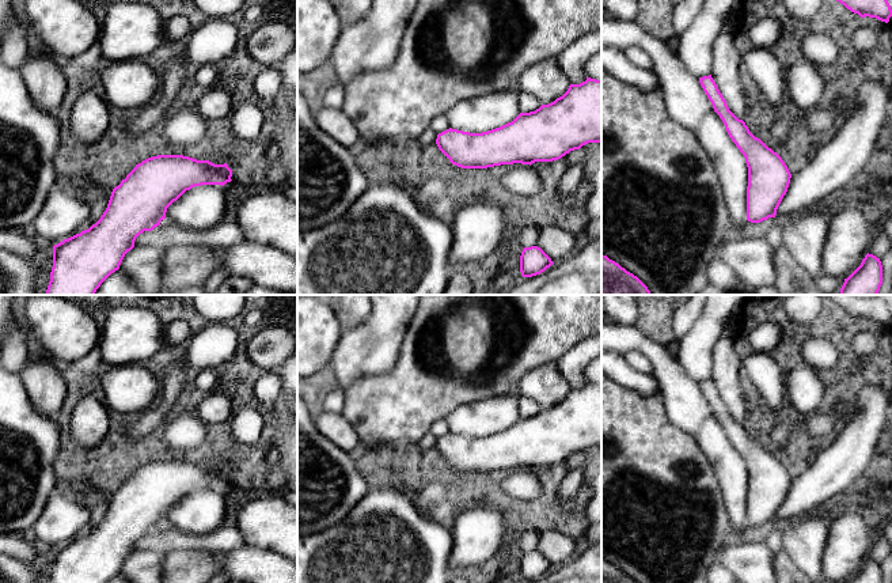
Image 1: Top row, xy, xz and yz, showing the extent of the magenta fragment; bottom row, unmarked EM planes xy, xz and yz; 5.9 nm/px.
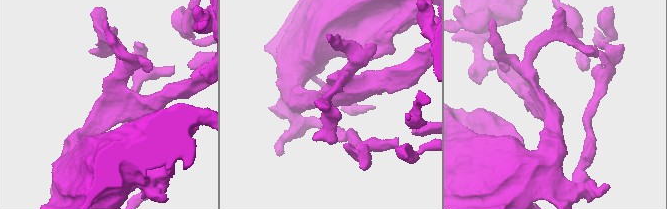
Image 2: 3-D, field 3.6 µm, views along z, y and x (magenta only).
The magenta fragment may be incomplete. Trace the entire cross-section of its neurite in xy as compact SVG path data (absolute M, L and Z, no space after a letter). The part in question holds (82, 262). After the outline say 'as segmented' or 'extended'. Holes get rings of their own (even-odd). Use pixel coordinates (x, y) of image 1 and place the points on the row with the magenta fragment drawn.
M157 155L143 160L115 186L100 219L81 231L53 246L53 268L46 295L95 295L100 284L115 270L136 238L152 231L166 219L167 208L186 190L201 185L231 182L232 170L227 163L215 164L183 155Z; as segmented

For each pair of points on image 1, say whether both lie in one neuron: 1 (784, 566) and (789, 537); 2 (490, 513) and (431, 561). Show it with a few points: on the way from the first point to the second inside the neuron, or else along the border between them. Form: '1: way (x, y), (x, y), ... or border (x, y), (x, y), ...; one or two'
1: border (777, 546), (798, 568); two
2: border (448, 527), (452, 536), (450, 568); two

